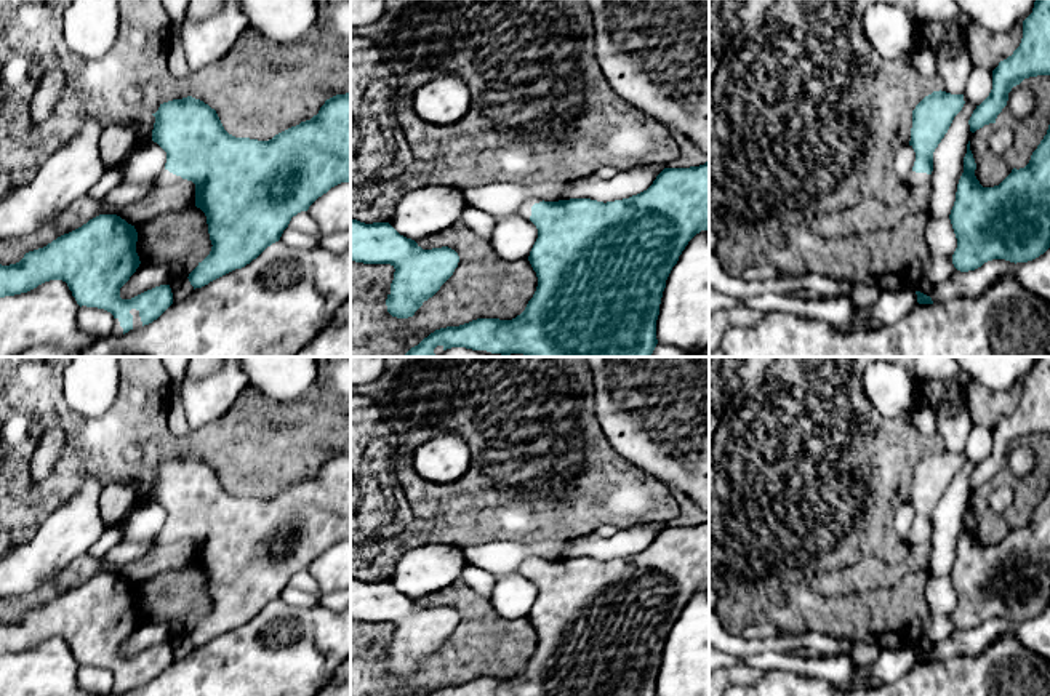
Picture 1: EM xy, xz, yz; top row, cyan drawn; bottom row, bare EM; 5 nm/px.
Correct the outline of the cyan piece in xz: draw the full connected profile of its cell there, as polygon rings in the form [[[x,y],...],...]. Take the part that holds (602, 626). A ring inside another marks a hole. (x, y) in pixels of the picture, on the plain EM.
[[[709,520],[690,526],[664,526],[653,542],[629,557],[597,560],[528,557],[520,573],[538,587],[528,619],[538,645],[525,669],[512,678],[477,677],[435,688],[427,696],[656,696],[656,678],[666,638],[688,600],[709,589]]]

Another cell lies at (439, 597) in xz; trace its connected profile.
[[[461,579],[416,600],[423,608],[448,605],[459,614],[453,634],[423,661],[413,675],[397,677],[387,670],[387,648],[394,638],[394,624],[351,619],[351,696],[427,696],[447,685],[459,685],[477,677],[512,678],[533,656],[538,635],[528,618],[506,619],[491,600]]]

